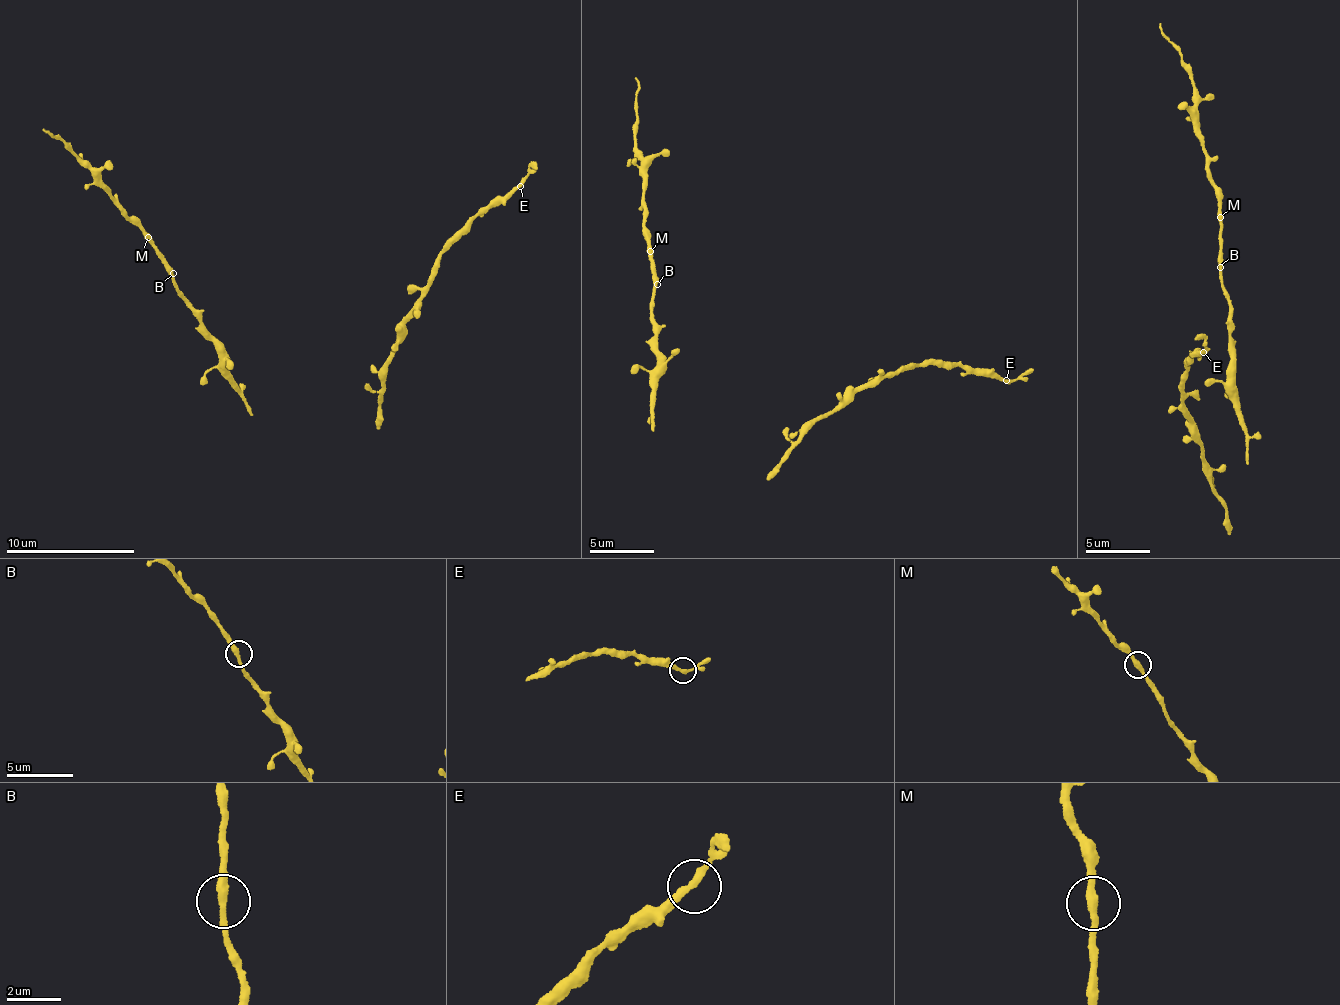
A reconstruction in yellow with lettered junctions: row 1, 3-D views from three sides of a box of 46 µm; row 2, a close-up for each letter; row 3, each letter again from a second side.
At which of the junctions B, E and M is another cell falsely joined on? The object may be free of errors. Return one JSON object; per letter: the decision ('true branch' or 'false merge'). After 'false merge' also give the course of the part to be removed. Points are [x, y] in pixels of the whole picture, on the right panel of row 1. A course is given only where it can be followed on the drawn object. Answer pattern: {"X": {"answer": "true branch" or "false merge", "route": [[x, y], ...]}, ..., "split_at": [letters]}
{"B": {"answer": "true branch"}, "E": {"answer": "true branch"}, "M": {"answer": "true branch"}, "split_at": []}

